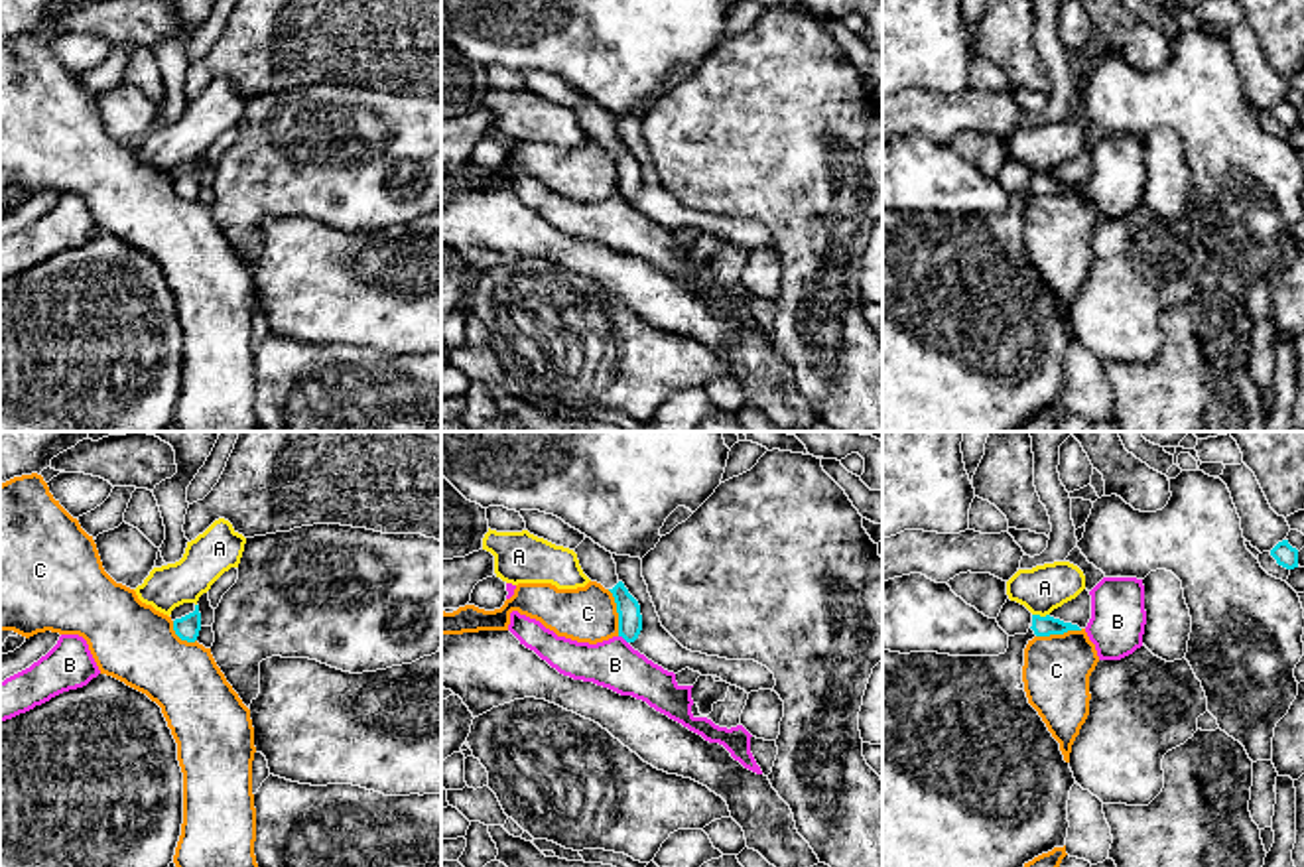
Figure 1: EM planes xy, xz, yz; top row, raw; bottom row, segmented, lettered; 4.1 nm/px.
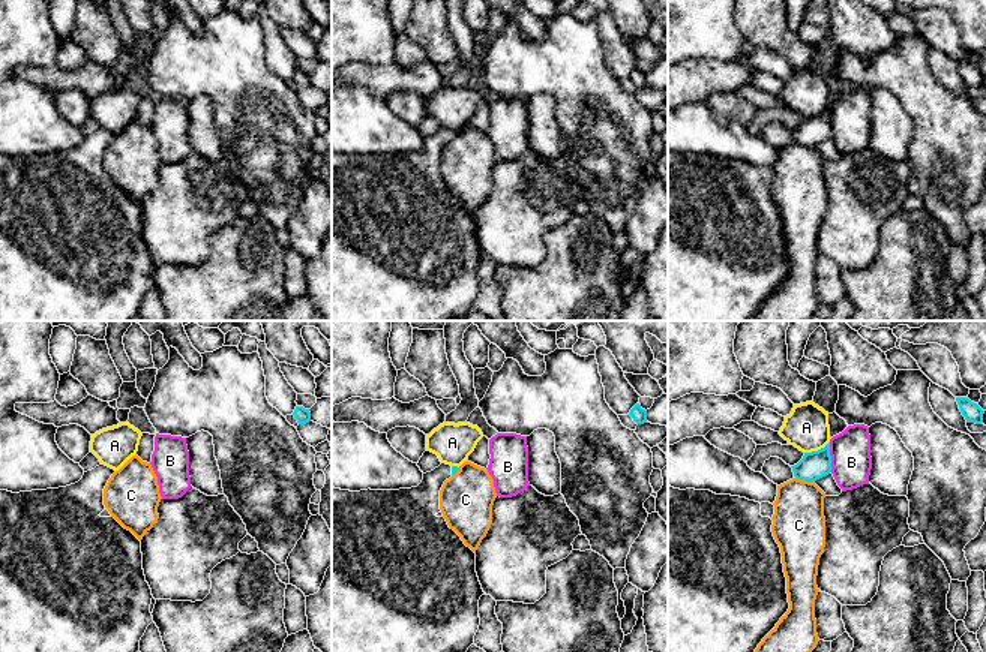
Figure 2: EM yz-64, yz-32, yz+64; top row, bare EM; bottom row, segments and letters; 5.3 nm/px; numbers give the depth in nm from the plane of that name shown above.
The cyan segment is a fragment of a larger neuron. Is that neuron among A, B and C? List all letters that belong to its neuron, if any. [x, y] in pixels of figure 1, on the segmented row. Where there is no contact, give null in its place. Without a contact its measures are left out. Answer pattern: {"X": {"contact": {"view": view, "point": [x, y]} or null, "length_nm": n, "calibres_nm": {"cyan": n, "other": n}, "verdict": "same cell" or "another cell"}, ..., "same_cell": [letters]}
{"A": {"contact": {"view": "yz", "point": [1039, 615]}, "length_nm": 70, "calibres_nm": {"cyan": 80, "other": 190}, "verdict": "another cell"}, "B": {"contact": {"view": "xz", "point": [623, 637]}, "length_nm": 50, "calibres_nm": {"cyan": 100, "other": 200}, "verdict": "another cell"}, "C": {"contact": {"view": "xz", "point": [617, 611]}, "length_nm": 200, "calibres_nm": {"cyan": 100, "other": 220}, "verdict": "another cell"}, "same_cell": []}

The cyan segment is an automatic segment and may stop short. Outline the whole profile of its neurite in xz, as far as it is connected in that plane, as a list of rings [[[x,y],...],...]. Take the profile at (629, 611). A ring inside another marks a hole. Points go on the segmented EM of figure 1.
[[[587,536],[573,552],[583,573],[613,593],[619,613],[619,636],[634,642],[642,631],[640,605],[619,579],[613,554]]]

